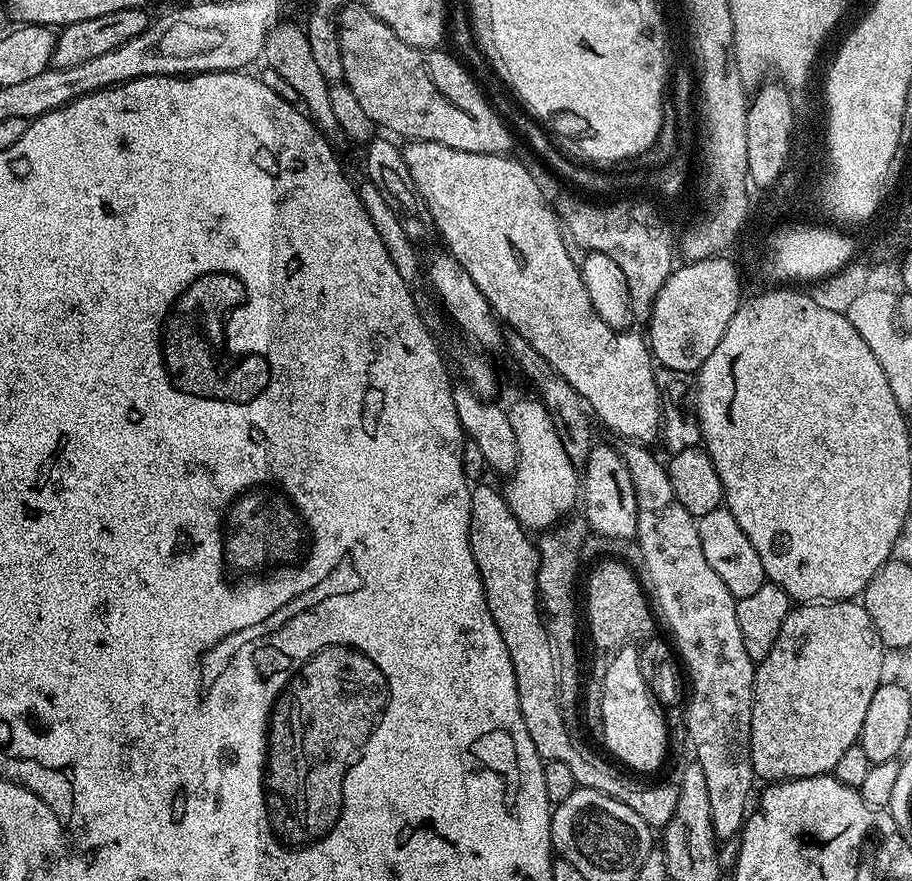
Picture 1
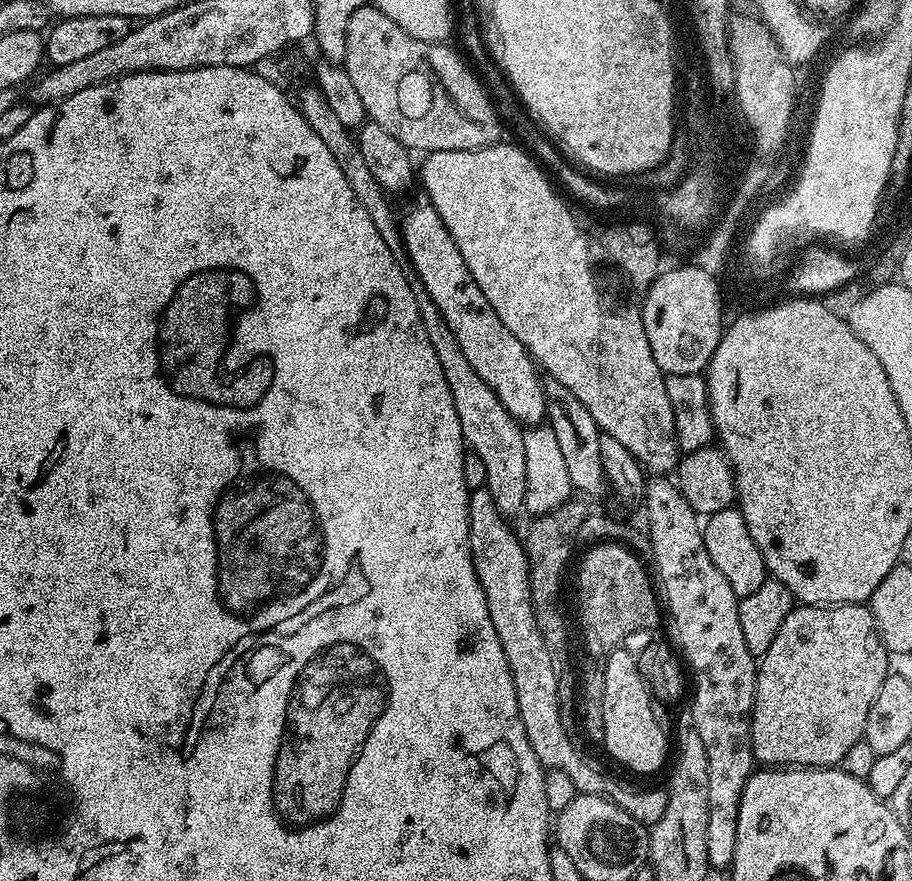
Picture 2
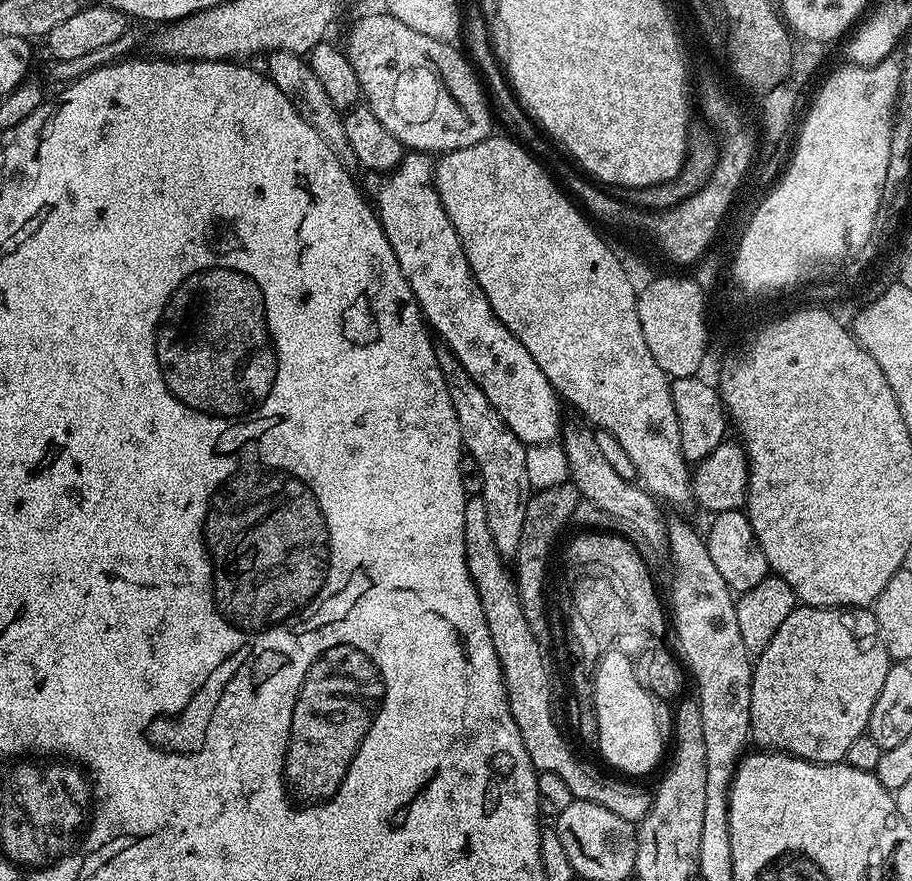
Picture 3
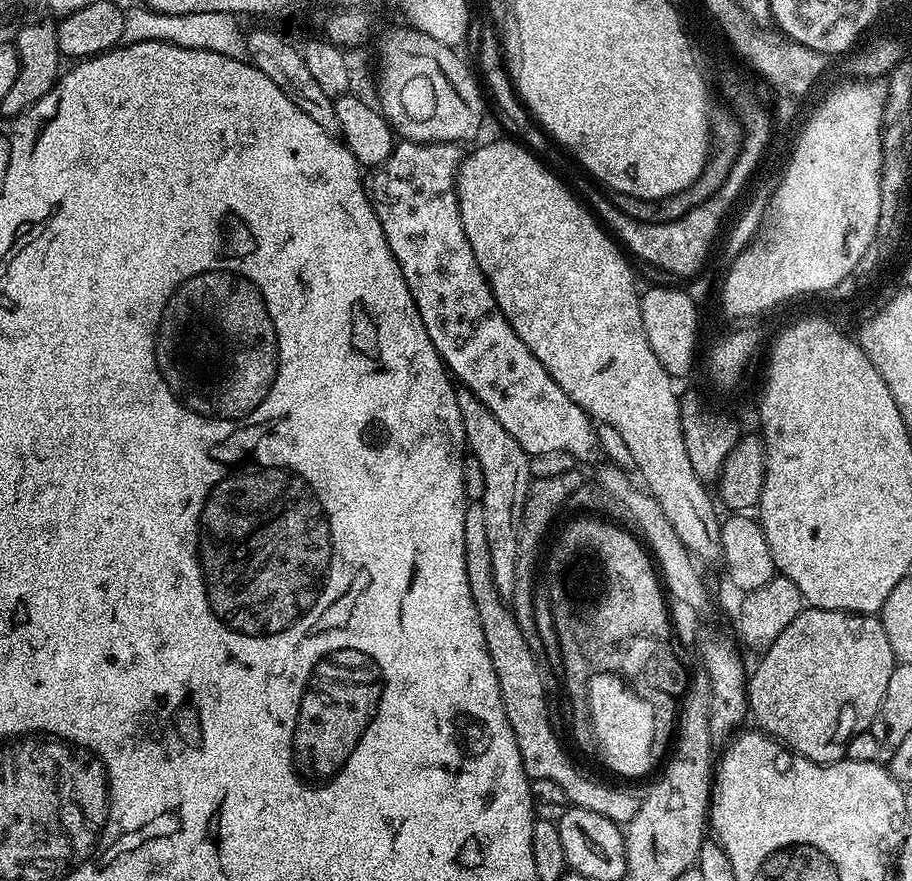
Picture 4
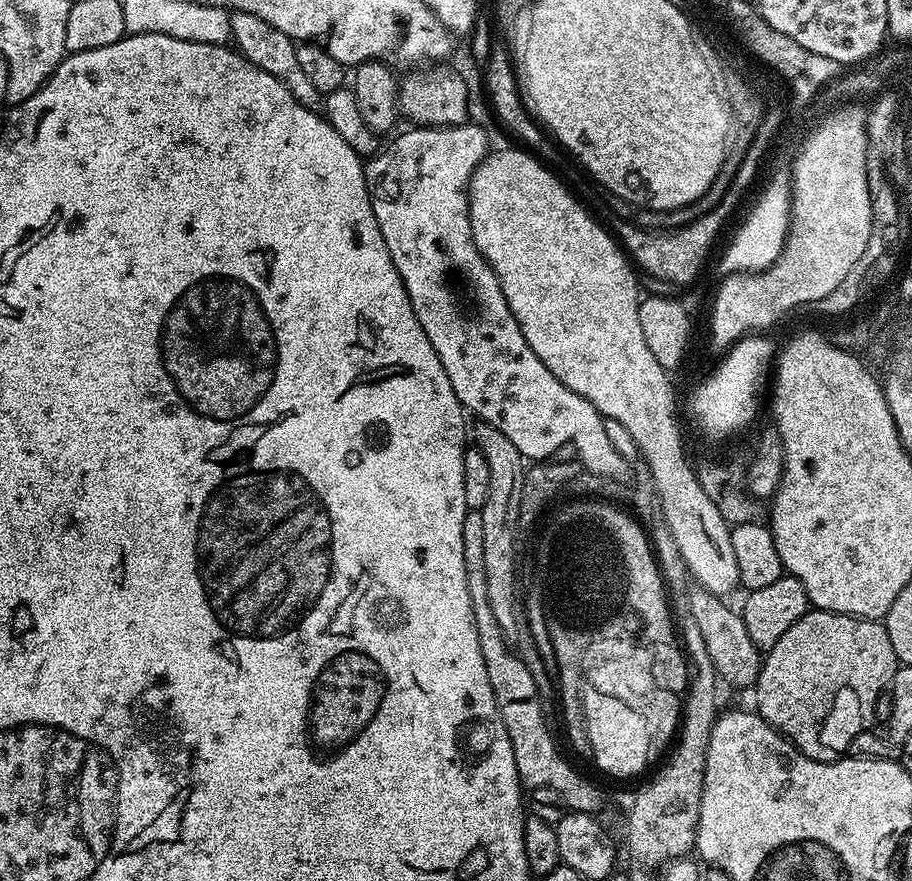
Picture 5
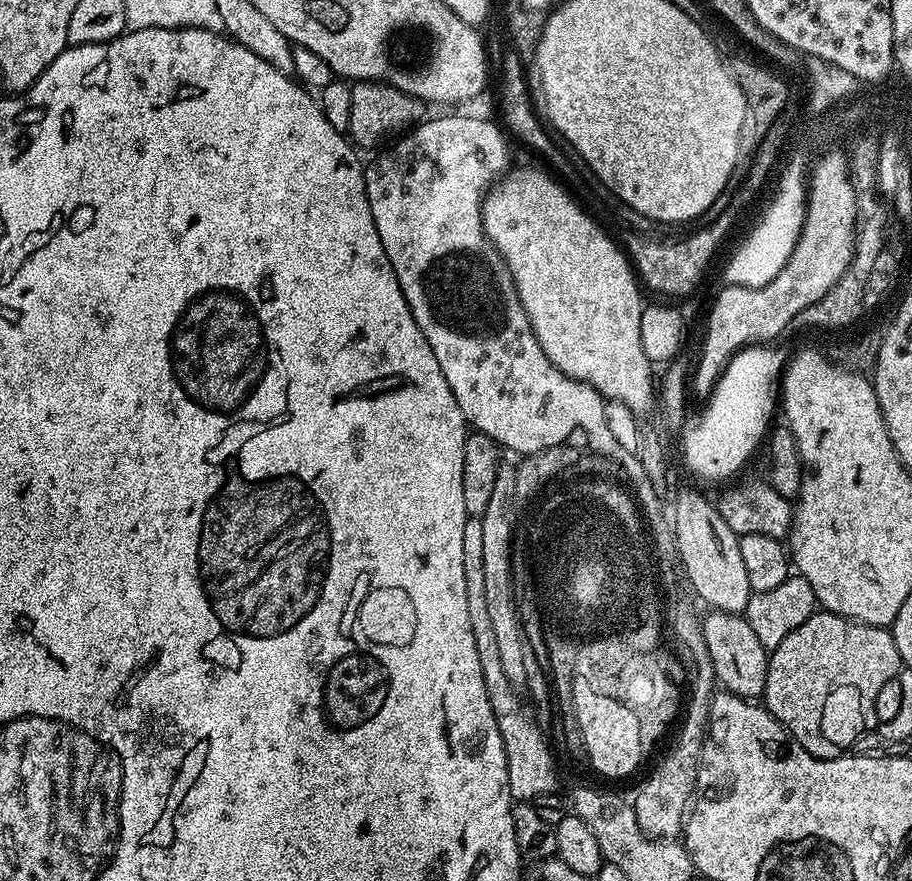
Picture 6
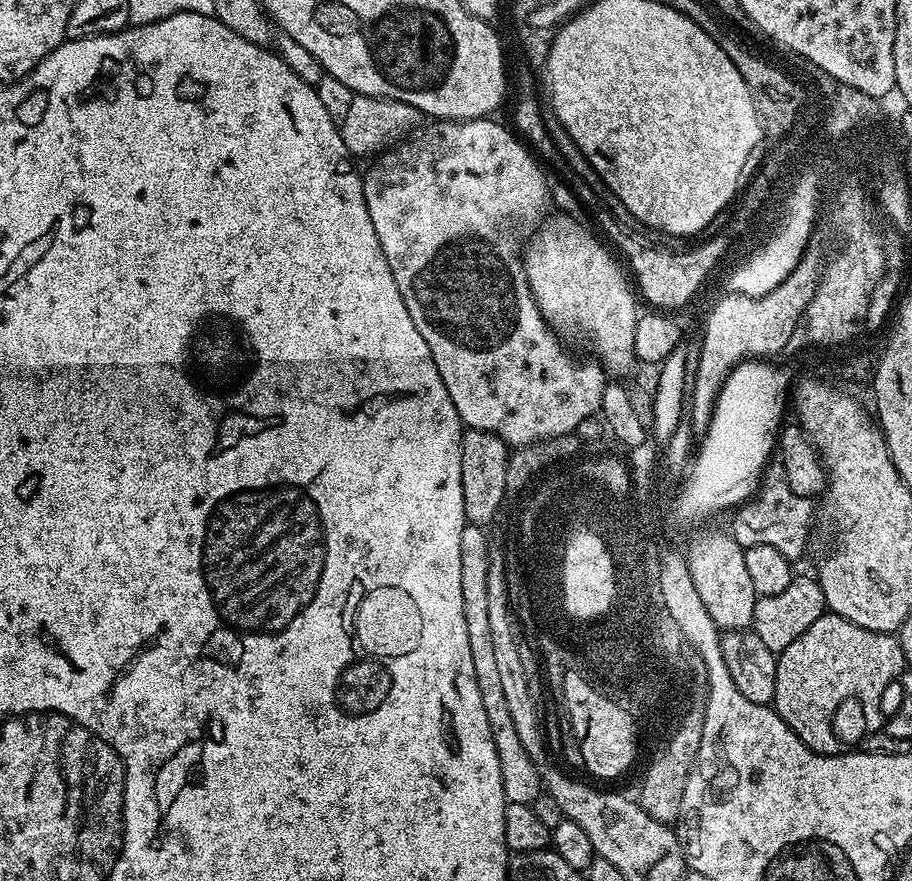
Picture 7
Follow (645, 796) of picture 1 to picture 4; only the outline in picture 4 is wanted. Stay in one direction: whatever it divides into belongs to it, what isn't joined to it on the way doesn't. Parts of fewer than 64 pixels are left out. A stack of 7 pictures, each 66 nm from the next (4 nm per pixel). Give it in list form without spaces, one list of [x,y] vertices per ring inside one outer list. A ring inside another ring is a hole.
[[[472,502],[464,509],[464,525],[462,526],[462,542],[464,543],[464,557],[466,558],[466,578],[470,582],[470,594],[474,598],[474,606],[478,610],[478,618],[482,622],[482,634],[486,634],[486,650],[490,654],[490,662],[494,662],[494,674],[498,674],[498,690],[502,690],[502,706],[506,710],[506,718],[510,728],[514,730],[514,738],[518,742],[518,752],[522,754],[524,773],[529,781],[538,778],[550,778],[566,790],[569,805],[582,810],[594,810],[594,814],[602,814],[610,818],[610,822],[627,826],[638,813],[641,797],[627,792],[624,788],[615,788],[612,784],[603,784],[592,776],[580,776],[576,764],[564,753],[556,732],[552,729],[552,720],[548,717],[548,696],[544,693],[544,676],[540,673],[541,661],[530,650],[526,633],[518,626],[515,614],[506,603],[505,597],[494,586],[494,574],[490,570],[490,546],[486,539],[486,514],[483,503]]]

